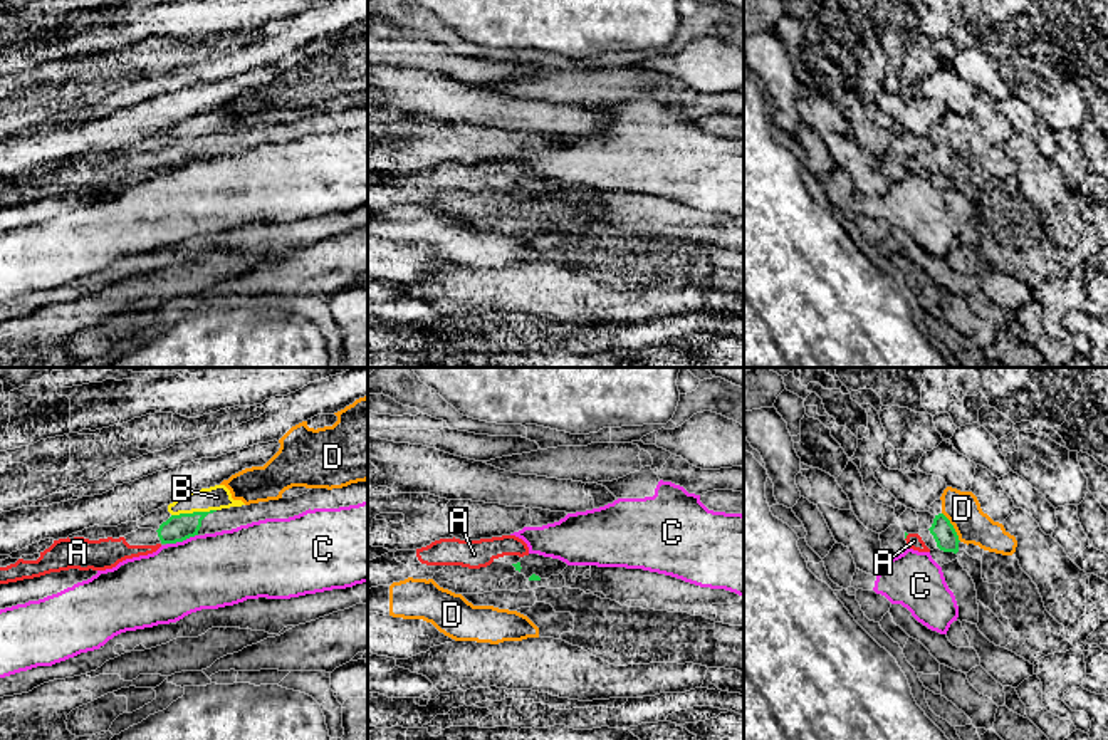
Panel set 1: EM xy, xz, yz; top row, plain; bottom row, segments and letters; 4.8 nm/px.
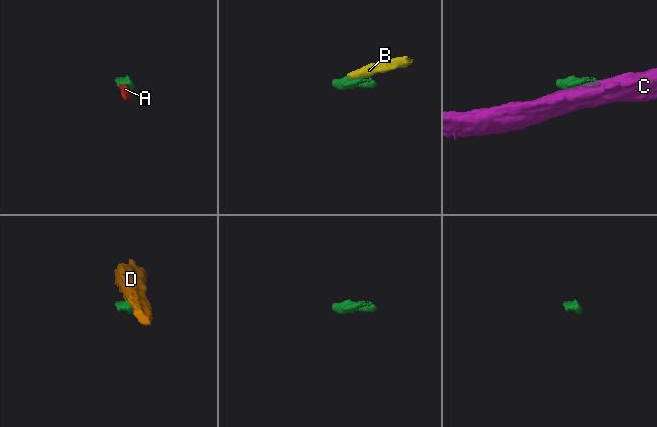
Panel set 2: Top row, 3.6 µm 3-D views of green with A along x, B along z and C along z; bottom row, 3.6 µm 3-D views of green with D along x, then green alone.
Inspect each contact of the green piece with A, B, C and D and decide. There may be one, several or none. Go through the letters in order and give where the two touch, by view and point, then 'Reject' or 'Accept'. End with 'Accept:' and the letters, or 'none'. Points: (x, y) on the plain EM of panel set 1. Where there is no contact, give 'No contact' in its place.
A: Touches green at yz (905, 161). Accept
B: Touches green at xy (193, 136). Reject
C: Touches green at xy (182, 165). Reject
D: Touches green at yz (952, 151). Reject
Accept: A

